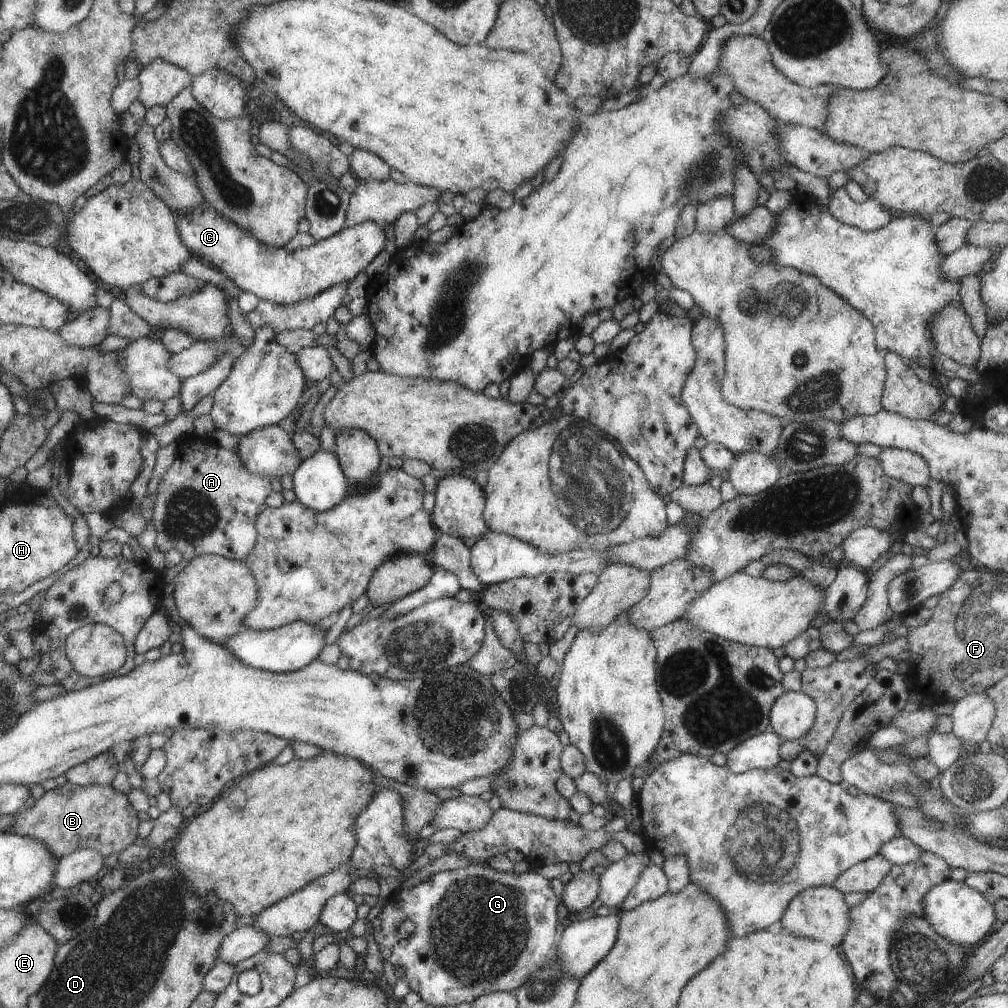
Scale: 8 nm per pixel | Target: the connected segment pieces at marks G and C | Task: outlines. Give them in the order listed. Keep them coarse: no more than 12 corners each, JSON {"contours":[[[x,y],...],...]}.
{"contours":[[[477,863],[391,894],[370,931],[425,1004],[513,992],[555,898]],[[205,201],[177,216],[193,256],[260,301],[349,283],[383,250],[383,224],[307,248],[263,244]]]}

